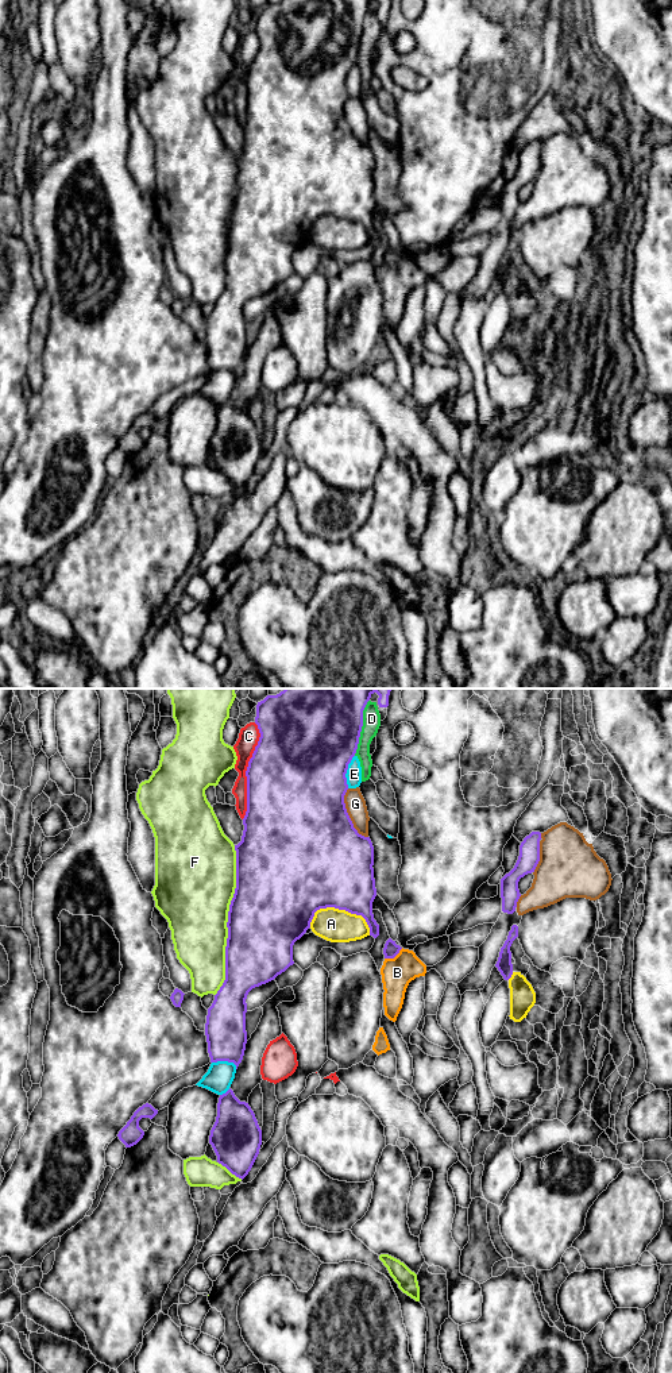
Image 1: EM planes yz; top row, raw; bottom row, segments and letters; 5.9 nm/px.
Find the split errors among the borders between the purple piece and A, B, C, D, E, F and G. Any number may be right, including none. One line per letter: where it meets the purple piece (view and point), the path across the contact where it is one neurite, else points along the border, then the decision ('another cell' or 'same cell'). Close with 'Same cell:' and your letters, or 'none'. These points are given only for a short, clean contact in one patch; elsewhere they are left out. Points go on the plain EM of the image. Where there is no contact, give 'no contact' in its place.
A: meets purple in yz at (343, 218); another cell
B: meets purple in yz at (393, 266); border along yz (402, 257), (393, 266), (385, 267); another cell
C: meets purple in yz at (246, 80); another cell
D: meets purple in yz at (360, 37); another cell
E: meets purple in yz at (346, 80); another cell
F: meets purple in yz at (228, 230); another cell
G: meets purple in yz at (348, 124); another cell
Same cell: none

